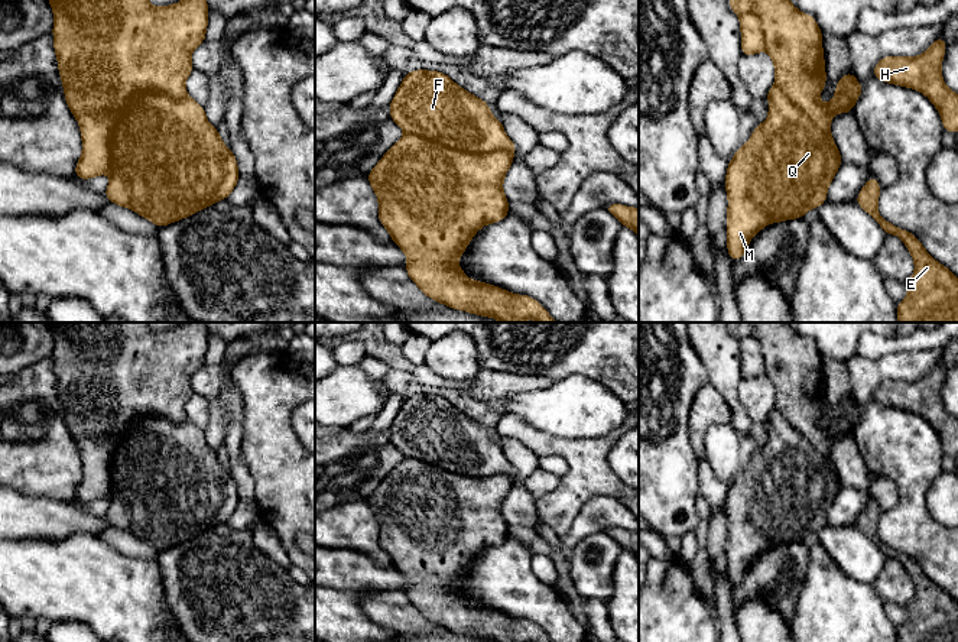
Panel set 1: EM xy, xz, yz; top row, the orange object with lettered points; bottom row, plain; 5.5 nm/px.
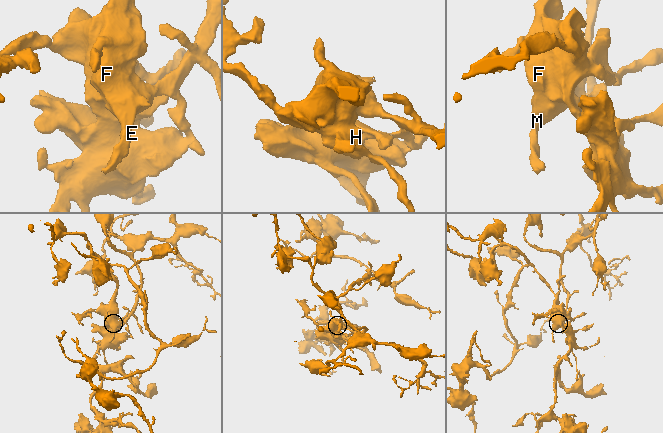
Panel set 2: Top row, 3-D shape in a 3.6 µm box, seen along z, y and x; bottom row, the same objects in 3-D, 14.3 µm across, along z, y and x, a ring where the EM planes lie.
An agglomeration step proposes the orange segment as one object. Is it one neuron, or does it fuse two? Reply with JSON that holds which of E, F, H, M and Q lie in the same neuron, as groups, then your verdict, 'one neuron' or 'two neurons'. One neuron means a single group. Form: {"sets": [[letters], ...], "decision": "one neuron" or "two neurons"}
{"sets": [["E", "F", "H", "M", "Q"]], "decision": "one neuron"}

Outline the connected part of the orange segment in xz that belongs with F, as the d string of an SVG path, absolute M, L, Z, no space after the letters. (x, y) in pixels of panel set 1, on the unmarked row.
M416 393L405 399L389 431L392 444L406 458L367 503L379 522L380 547L409 584L409 602L426 620L459 635L493 642L552 642L536 623L471 604L458 590L472 560L509 538L503 503L516 468L488 428L444 396Z

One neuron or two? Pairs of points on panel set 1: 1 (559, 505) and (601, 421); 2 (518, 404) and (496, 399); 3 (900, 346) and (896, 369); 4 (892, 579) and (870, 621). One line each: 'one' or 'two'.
1: two
2: two
3: two
4: two

